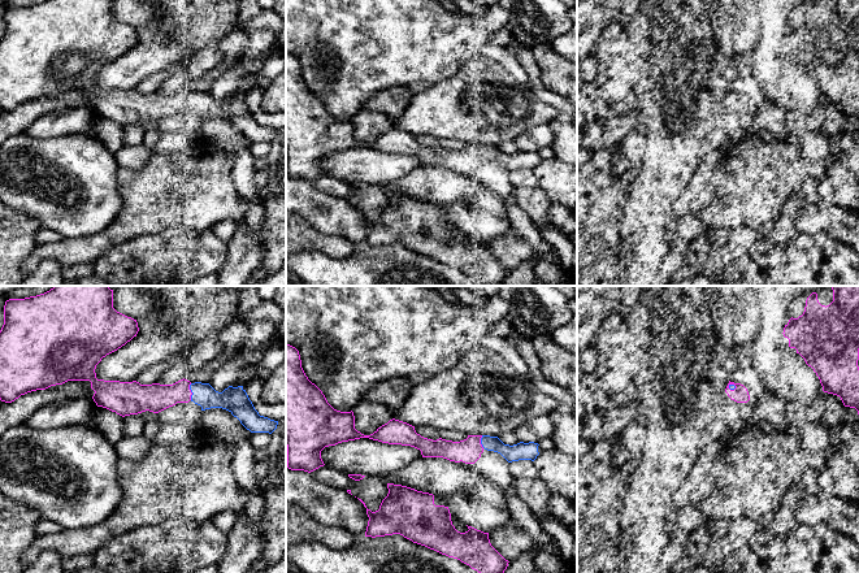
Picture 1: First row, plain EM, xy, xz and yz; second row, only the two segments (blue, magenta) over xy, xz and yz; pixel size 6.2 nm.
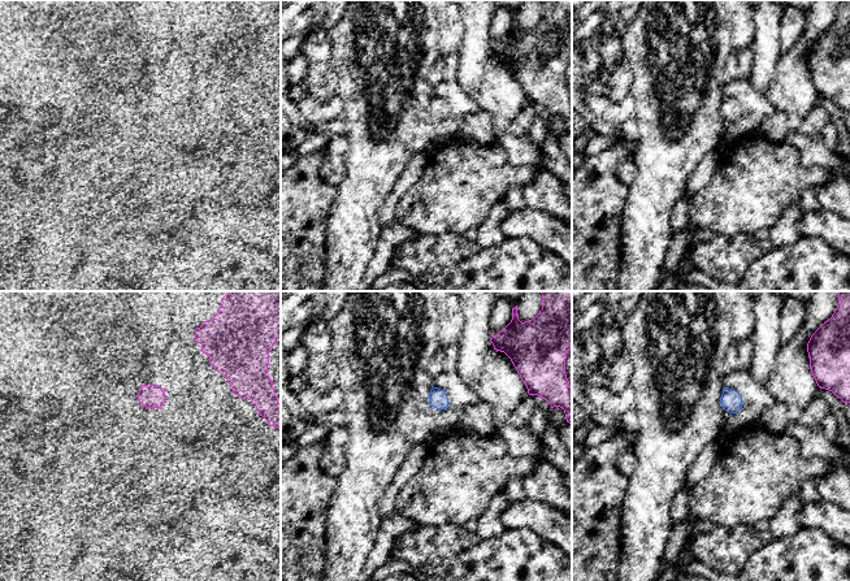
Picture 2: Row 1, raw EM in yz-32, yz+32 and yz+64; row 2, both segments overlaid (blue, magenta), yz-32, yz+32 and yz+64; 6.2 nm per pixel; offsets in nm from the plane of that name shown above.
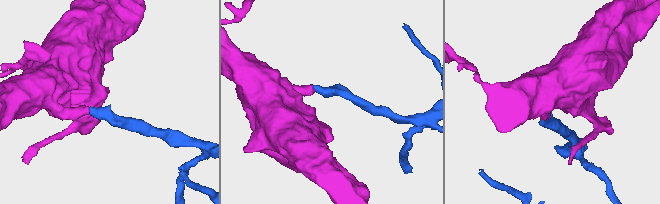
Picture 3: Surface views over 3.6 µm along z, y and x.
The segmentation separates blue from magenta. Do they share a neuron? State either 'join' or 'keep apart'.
join

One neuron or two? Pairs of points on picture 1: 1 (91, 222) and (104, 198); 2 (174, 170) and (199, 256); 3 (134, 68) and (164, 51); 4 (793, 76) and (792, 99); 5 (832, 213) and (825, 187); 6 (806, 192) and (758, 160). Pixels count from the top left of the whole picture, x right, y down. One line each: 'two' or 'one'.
1: one
2: two
3: one
4: one
5: two
6: two

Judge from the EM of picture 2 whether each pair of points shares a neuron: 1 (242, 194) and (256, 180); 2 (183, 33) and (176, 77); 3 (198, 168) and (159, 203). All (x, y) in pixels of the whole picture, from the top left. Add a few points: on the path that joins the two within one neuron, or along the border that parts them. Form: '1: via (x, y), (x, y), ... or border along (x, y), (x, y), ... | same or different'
1: via (246, 190), (252, 183) | same
2: via (183, 43), (178, 66) | same
3: via (187, 178), (168, 198) | same

